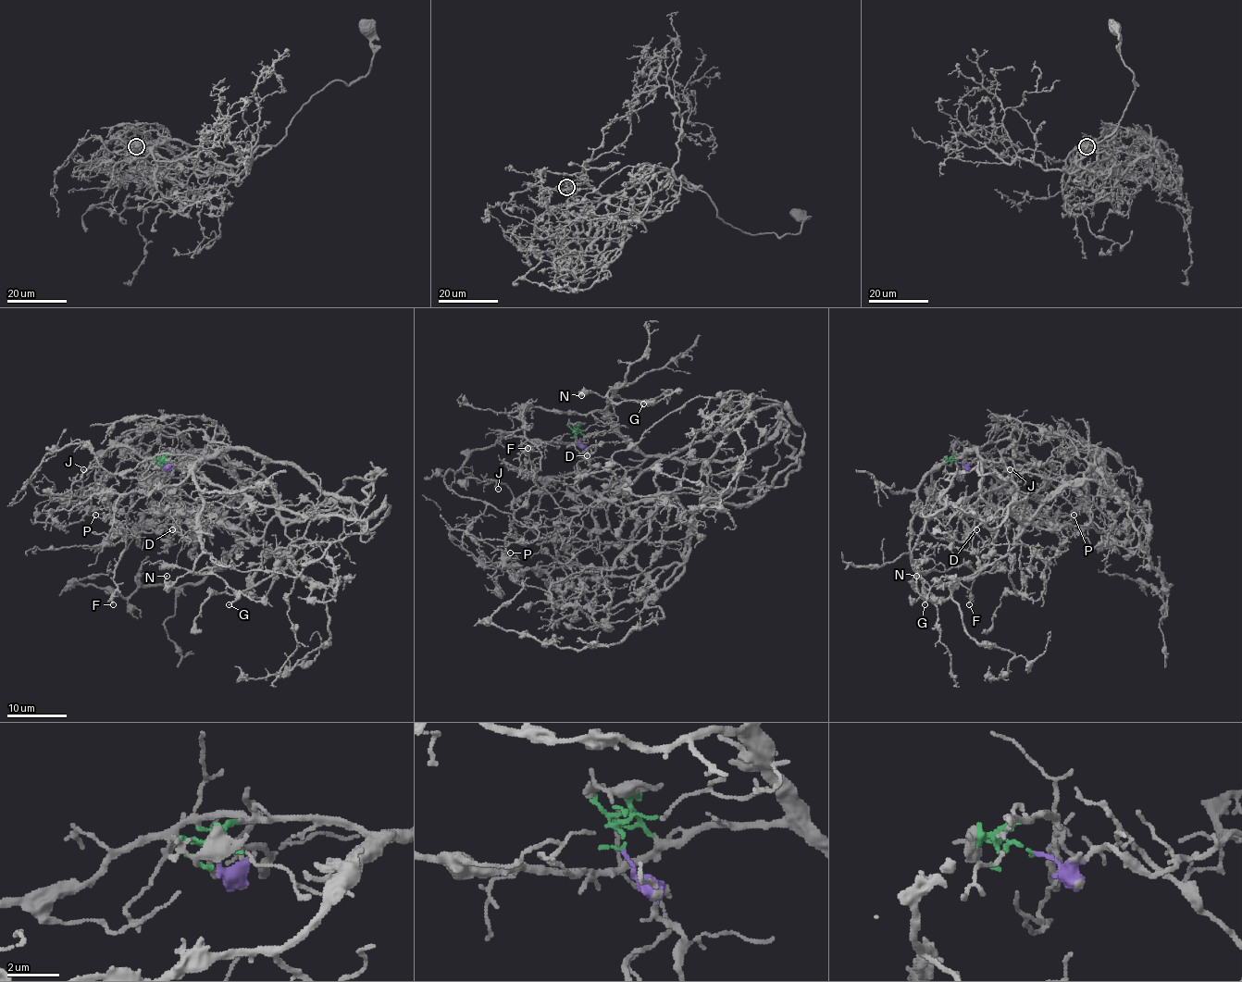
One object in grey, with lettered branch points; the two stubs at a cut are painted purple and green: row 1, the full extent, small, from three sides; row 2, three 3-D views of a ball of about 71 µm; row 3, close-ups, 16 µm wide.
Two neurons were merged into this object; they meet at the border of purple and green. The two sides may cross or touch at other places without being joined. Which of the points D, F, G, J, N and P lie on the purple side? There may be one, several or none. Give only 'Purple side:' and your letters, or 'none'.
Purple side: D, J, P

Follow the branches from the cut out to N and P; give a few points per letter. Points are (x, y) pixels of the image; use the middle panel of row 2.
N: (576, 437), (577, 433), (612, 431), (607, 404), (616, 390), (602, 397), (582, 395)
P: (576, 439), (589, 458), (589, 468), (572, 487), (549, 480), (512, 506), (514, 521), (502, 551), (510, 553)

